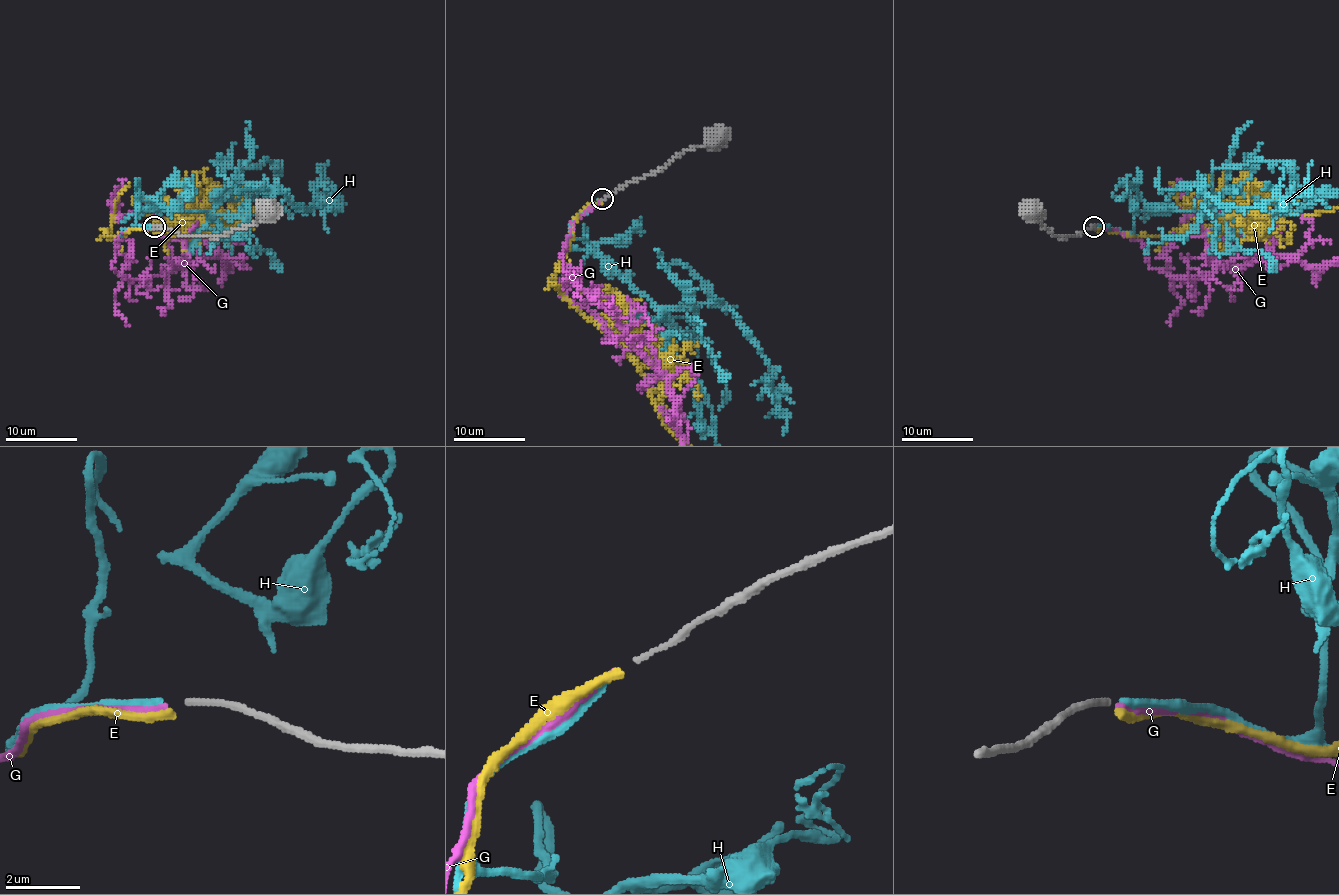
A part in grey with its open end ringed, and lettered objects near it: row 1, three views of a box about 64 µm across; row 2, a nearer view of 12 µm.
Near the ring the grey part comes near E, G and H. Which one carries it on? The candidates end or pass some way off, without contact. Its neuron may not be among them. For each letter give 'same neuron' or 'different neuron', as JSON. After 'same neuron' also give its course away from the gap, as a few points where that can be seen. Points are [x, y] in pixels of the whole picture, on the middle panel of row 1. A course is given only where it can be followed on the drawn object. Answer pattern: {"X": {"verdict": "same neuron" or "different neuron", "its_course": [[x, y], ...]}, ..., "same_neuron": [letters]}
{"E": {"verdict": "different neuron"}, "G": {"verdict": "same neuron"}, "H": {"verdict": "different neuron"}, "same_neuron": ["G"]}

